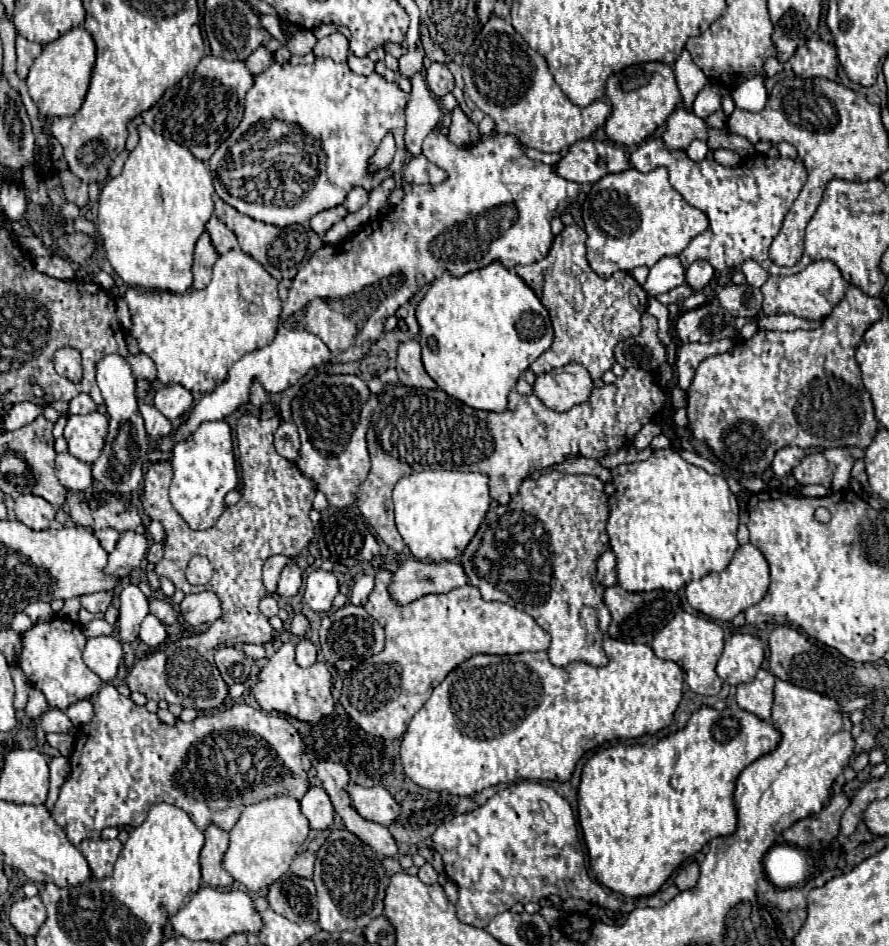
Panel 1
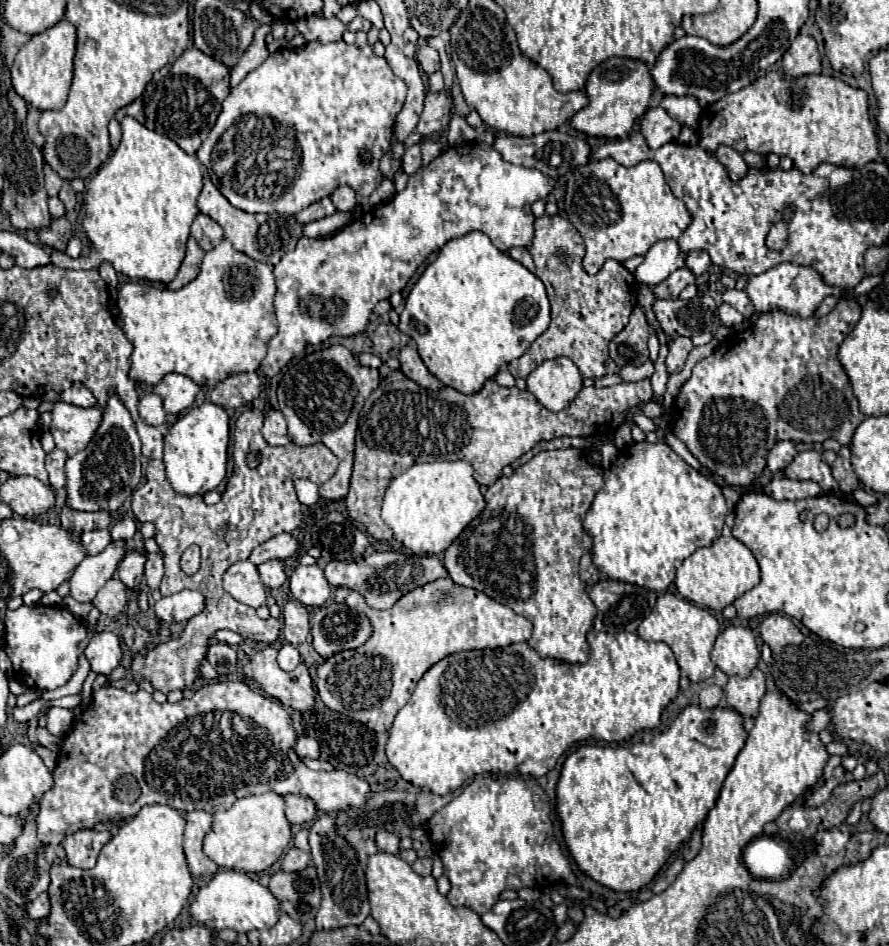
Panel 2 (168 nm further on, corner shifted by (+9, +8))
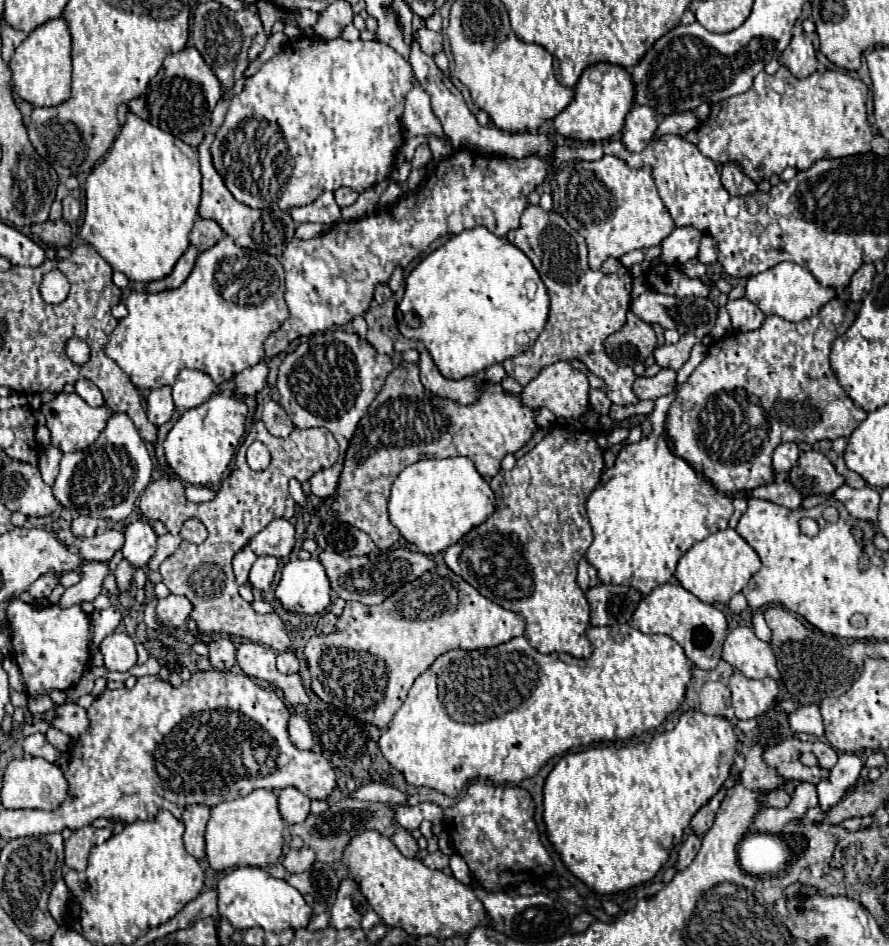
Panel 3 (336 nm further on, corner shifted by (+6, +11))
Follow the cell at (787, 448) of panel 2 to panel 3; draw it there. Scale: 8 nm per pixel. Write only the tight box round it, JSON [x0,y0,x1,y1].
[773,443,799,471]

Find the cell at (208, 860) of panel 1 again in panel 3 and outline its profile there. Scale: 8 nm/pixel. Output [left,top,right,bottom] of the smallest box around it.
[181,805,209,859]

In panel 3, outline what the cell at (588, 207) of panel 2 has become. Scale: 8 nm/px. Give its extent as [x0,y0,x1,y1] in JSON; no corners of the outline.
[559,155,675,271]

